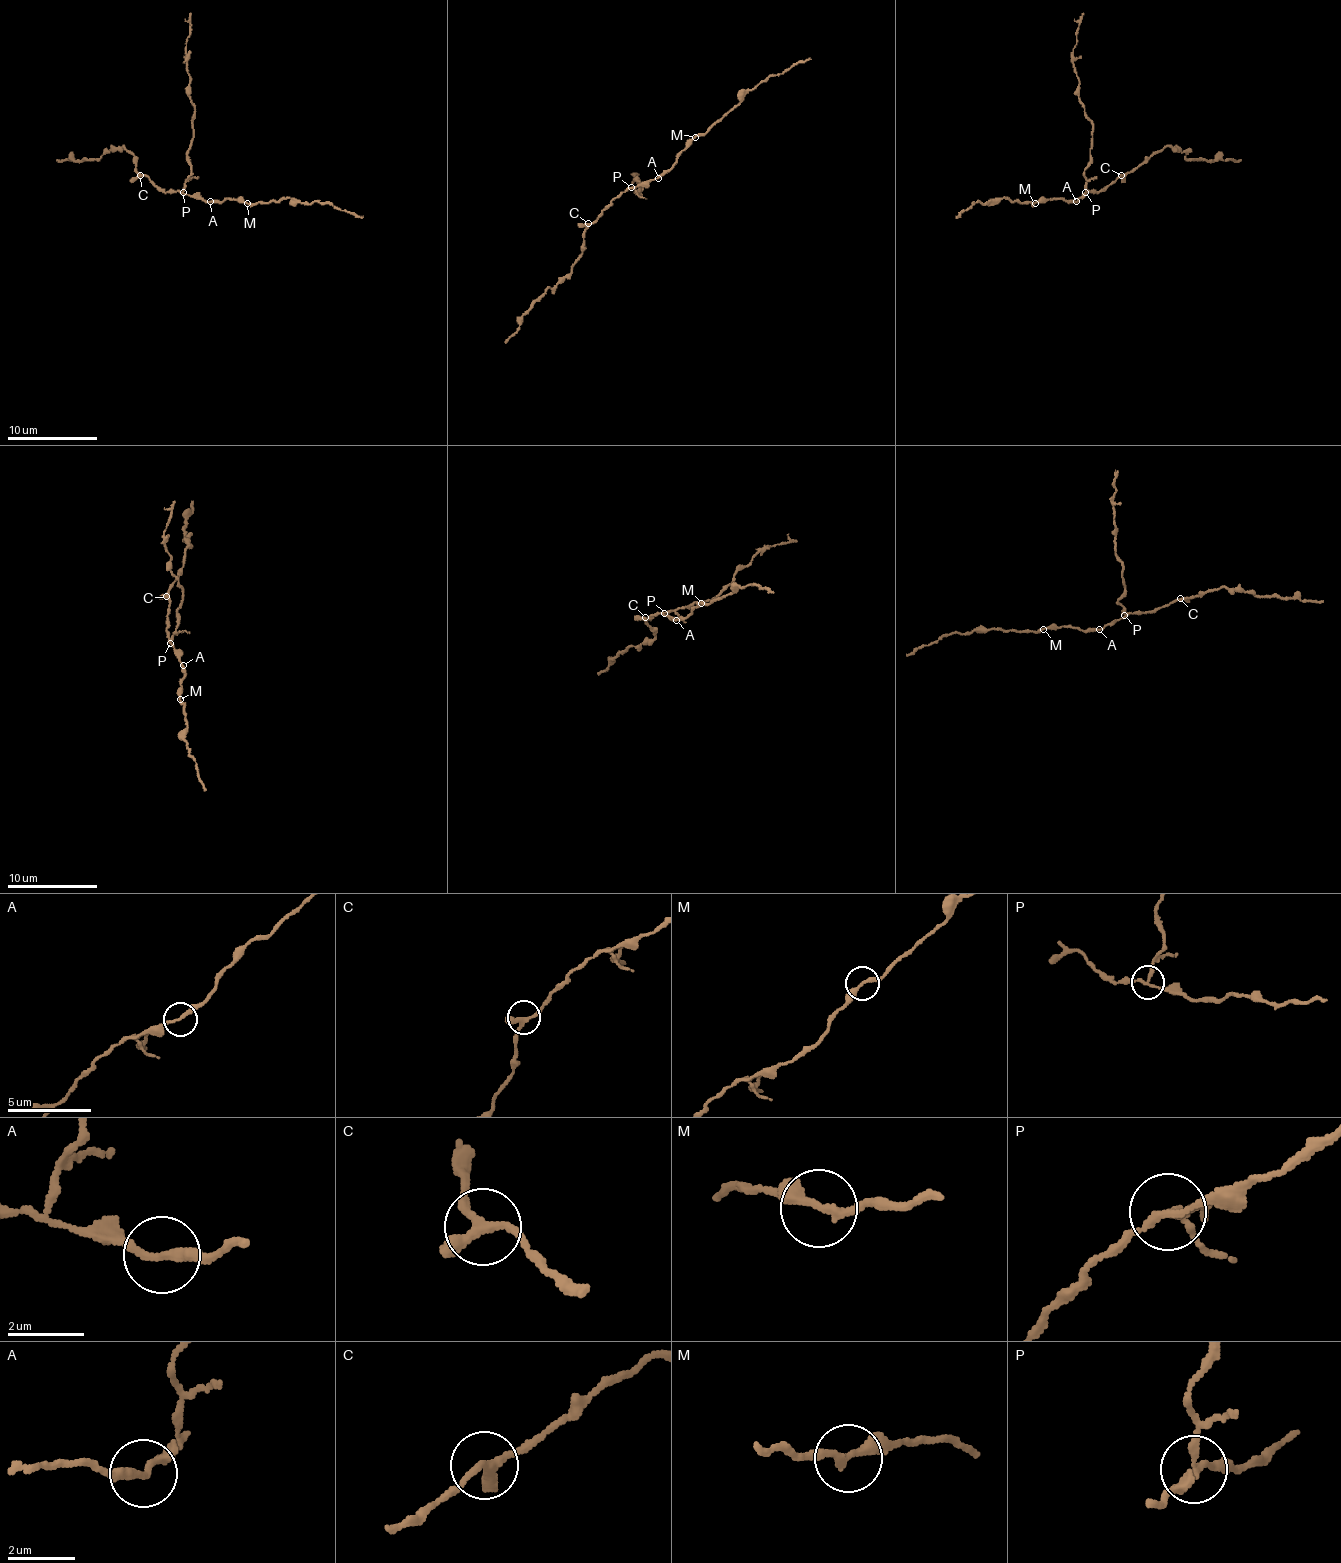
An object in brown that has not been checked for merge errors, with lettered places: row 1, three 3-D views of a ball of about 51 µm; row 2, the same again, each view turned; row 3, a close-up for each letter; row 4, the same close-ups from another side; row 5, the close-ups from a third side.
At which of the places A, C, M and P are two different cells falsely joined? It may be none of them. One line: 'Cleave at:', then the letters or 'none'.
Cleave at: P

